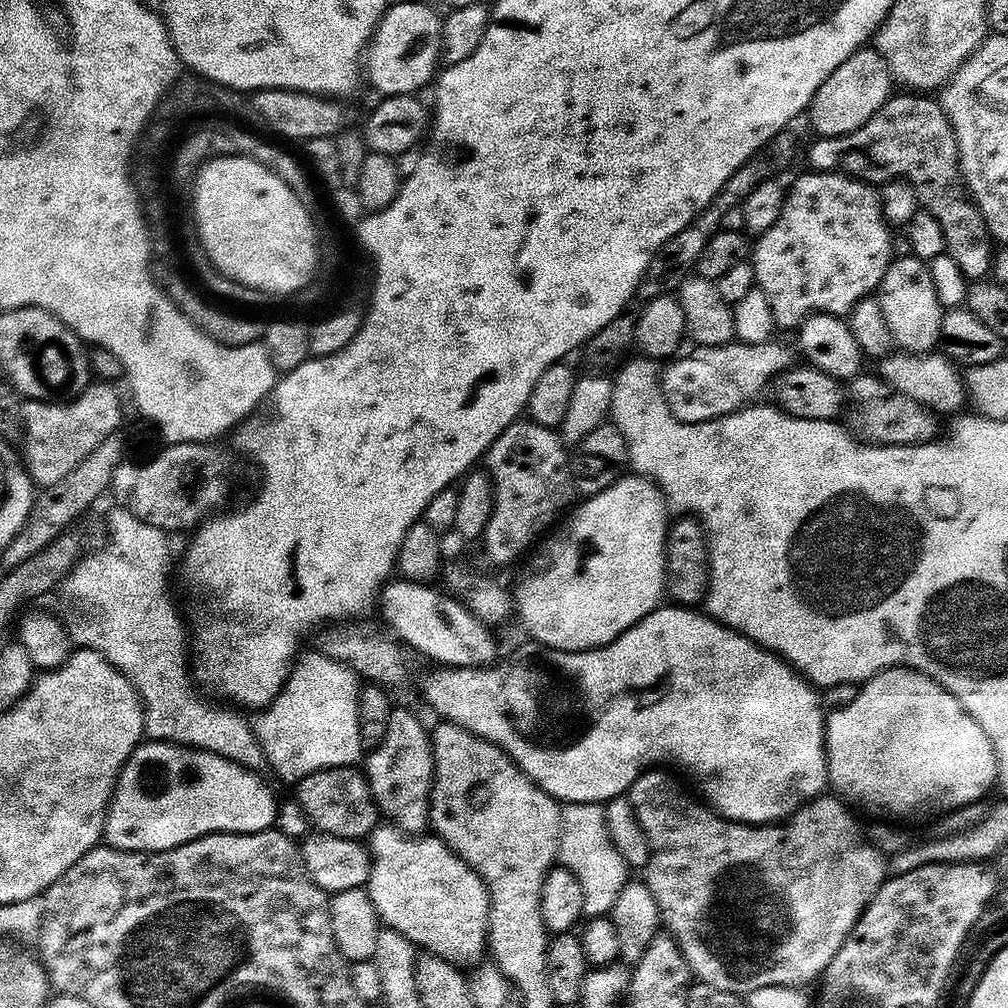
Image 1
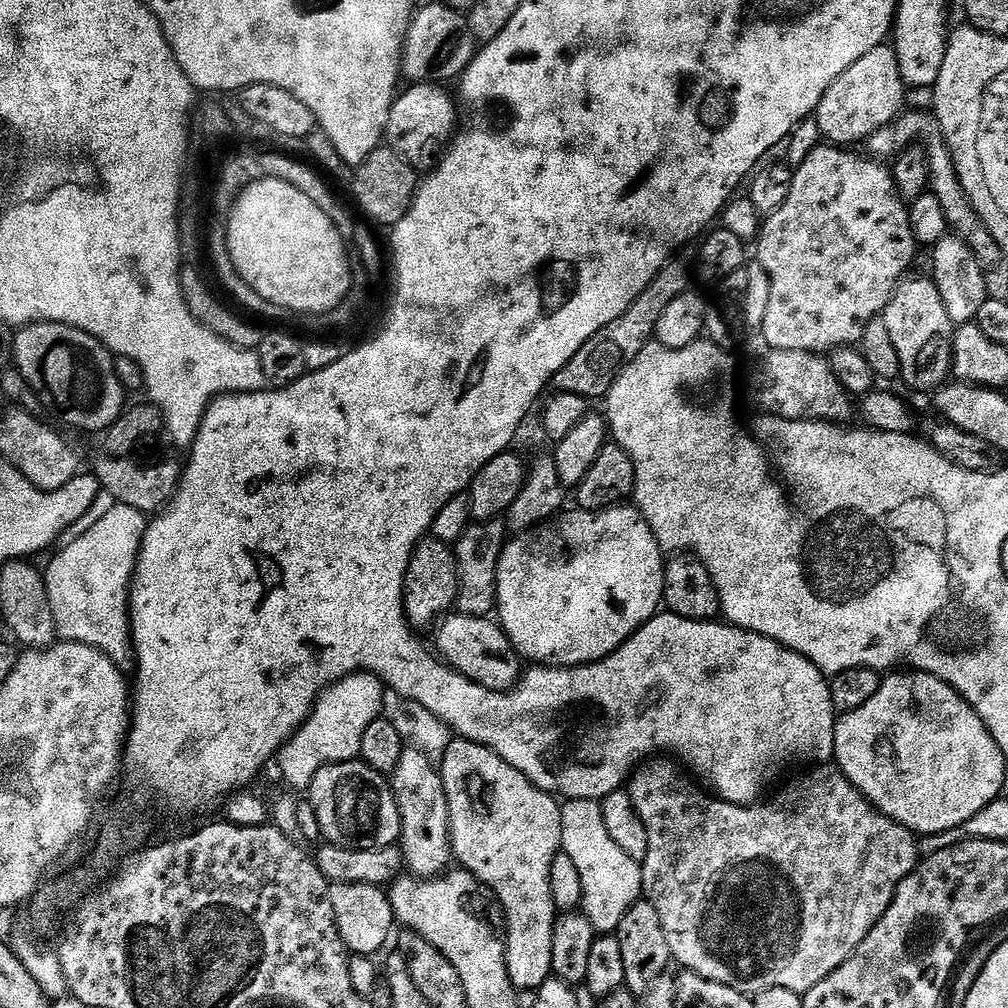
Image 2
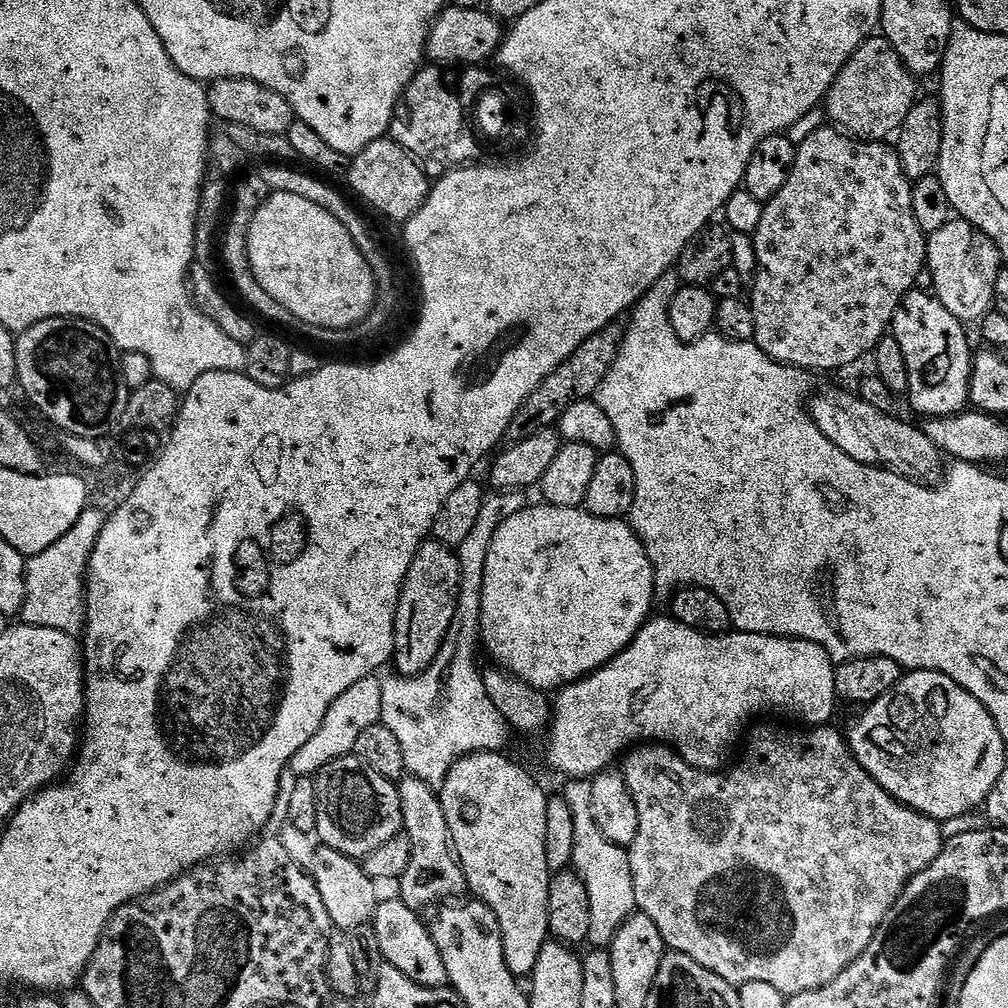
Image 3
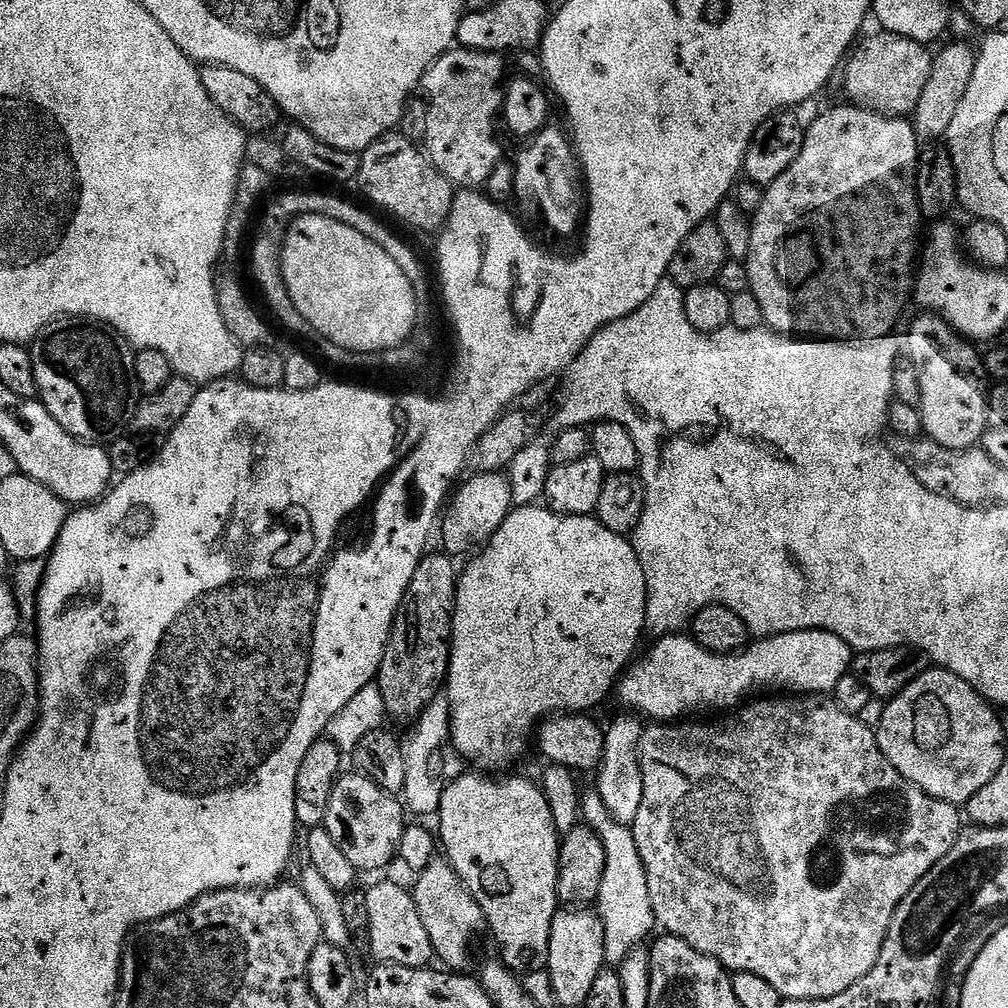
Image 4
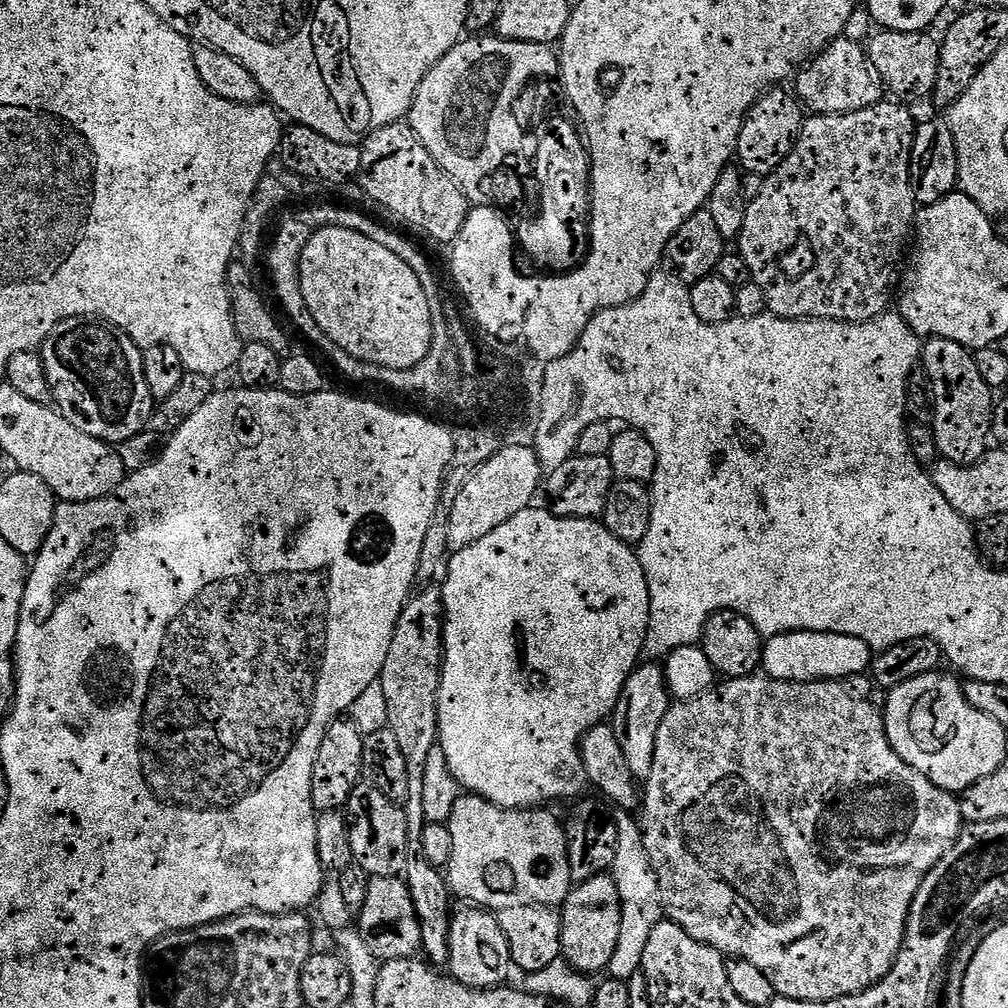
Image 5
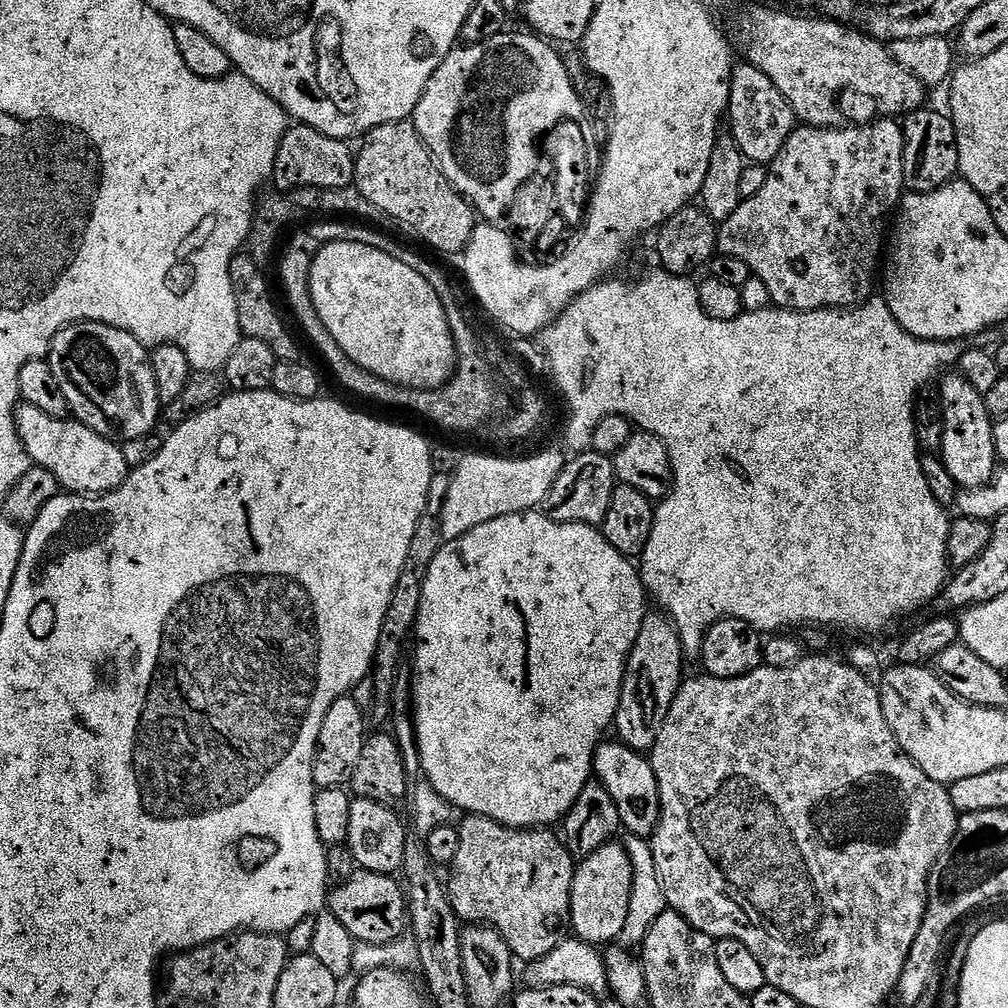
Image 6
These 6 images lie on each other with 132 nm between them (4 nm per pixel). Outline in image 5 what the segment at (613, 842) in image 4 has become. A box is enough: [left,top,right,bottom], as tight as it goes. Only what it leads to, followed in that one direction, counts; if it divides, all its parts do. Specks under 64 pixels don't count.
[606,809,663,982]

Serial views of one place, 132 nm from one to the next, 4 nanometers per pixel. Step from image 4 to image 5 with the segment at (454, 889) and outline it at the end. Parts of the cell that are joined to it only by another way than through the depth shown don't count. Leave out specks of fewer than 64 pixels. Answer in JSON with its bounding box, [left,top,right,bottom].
[446,906,508,988]

